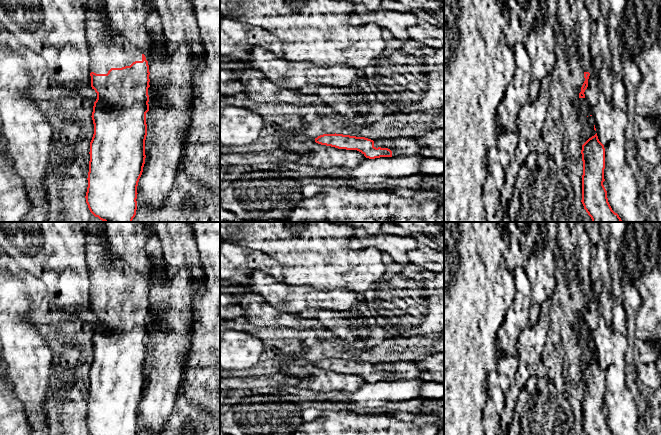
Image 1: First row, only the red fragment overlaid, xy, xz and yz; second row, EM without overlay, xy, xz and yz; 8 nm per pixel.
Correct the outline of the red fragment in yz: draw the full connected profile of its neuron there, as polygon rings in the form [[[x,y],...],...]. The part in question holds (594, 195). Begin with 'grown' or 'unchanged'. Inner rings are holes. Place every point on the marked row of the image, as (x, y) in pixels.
unchanged; [[[597,133],[582,145],[582,204],[592,222],[622,222],[607,198],[603,185],[605,169],[605,148]]]

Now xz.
unchanged; [[[323,134],[315,138],[315,142],[321,145],[338,149],[357,150],[366,158],[392,157],[392,151],[388,148],[376,148],[374,141],[365,137],[356,137],[343,134]]]

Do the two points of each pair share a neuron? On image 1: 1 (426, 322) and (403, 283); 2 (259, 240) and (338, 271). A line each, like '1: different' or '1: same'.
1: same
2: same

